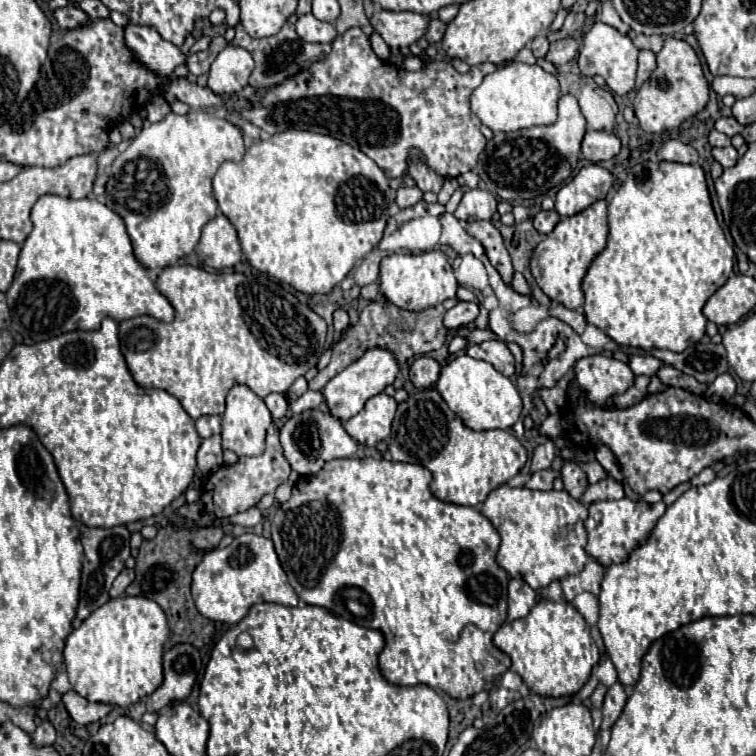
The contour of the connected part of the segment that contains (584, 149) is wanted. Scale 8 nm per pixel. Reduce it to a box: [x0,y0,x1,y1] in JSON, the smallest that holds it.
[581,131,621,163]

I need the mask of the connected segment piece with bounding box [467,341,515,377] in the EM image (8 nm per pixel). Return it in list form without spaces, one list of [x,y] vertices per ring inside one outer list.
[[[483,341],[479,345],[469,345],[467,355],[491,363],[505,377],[515,373],[515,359],[503,341]]]

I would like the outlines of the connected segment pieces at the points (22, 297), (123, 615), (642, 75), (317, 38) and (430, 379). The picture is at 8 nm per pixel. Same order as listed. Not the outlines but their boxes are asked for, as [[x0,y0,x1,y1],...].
[[7,195,175,341],[65,597,168,707],[635,51,657,89],[295,13,337,43],[409,357,441,389]]

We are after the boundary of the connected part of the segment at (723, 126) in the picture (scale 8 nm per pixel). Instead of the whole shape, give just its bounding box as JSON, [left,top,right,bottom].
[715,117,743,137]

